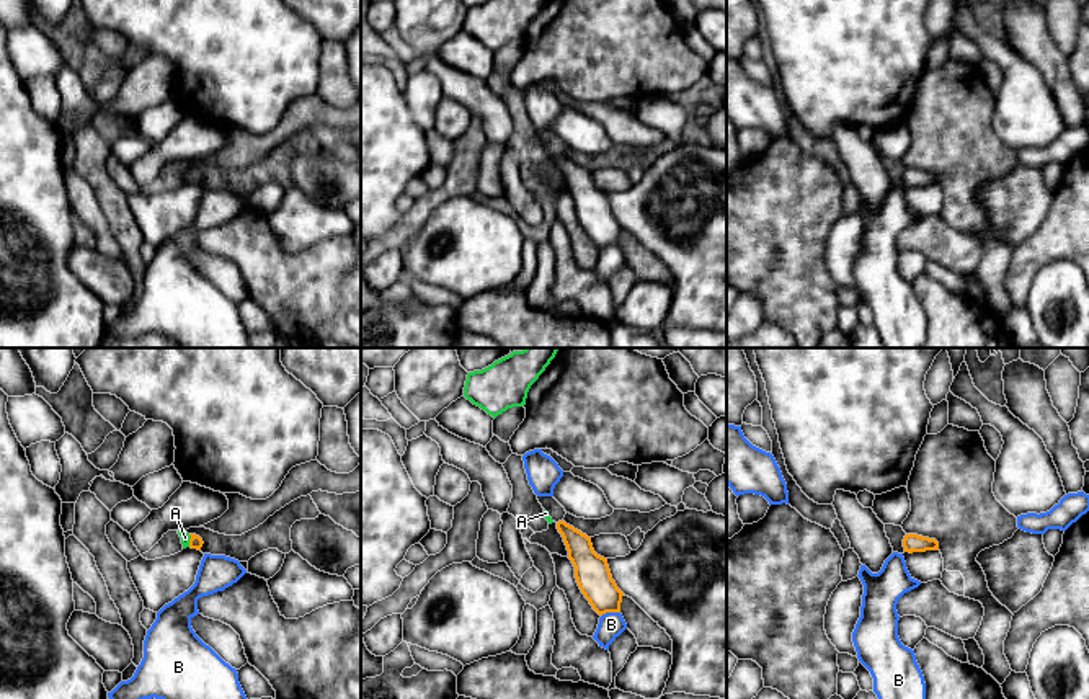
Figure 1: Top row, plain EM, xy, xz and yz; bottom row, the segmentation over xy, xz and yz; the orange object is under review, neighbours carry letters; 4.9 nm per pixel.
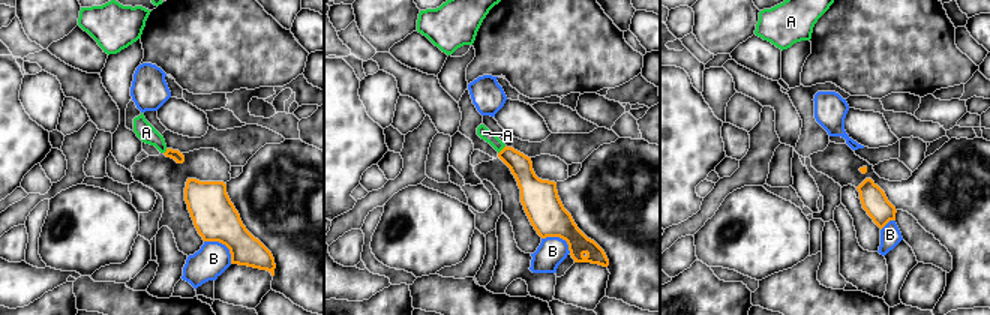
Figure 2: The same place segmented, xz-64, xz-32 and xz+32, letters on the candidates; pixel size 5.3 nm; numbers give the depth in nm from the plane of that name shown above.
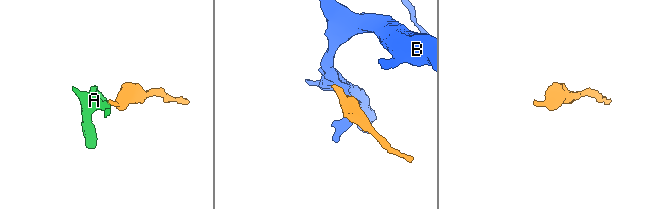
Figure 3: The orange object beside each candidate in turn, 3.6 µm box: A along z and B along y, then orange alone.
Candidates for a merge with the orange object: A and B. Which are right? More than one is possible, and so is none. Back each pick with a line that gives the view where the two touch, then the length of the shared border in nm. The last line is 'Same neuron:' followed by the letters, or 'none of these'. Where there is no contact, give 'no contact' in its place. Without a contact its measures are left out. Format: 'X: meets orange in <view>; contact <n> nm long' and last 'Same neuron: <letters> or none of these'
A: meets orange in xy; contact 60 nm long
Same neuron: A

